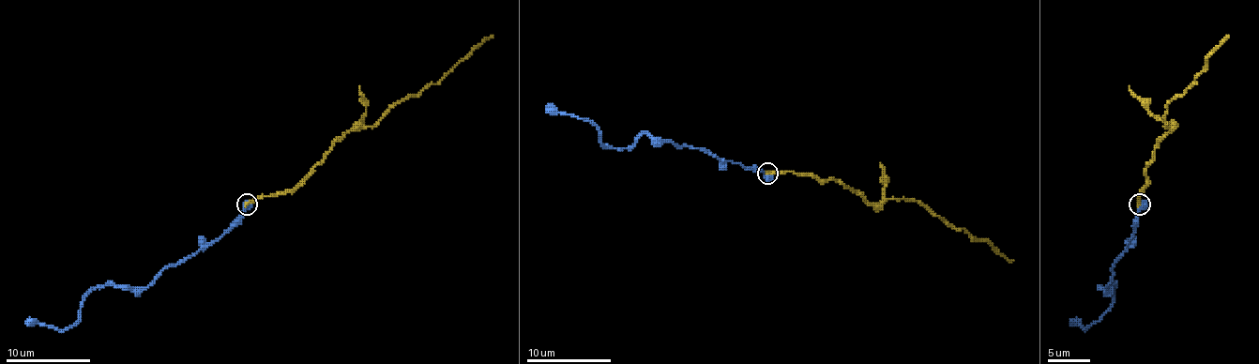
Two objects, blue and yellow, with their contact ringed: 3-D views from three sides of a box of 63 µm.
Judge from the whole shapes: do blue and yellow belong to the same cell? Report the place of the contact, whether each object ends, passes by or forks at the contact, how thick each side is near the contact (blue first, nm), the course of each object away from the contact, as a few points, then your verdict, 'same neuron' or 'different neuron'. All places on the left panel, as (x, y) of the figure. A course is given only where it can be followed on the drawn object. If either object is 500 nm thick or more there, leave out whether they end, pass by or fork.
place (247, 204); calibres 600 and 220 nm; course blue (248, 204), (224, 232), (169, 264), (145, 287), (97, 285), (84, 297), (80, 319), (68, 329), (25, 323); course yellow (248, 204), (265, 196), (290, 192), (347, 132), (372, 127), (396, 105), (438, 83), (492, 36); same neuron

